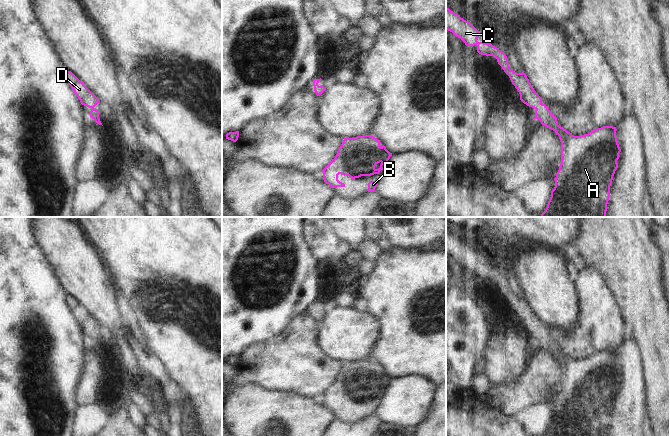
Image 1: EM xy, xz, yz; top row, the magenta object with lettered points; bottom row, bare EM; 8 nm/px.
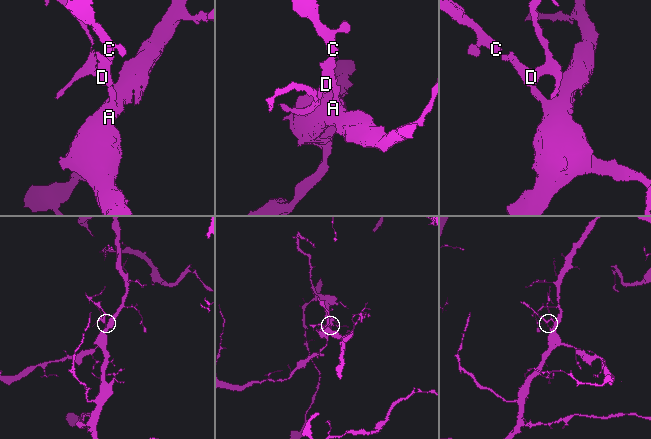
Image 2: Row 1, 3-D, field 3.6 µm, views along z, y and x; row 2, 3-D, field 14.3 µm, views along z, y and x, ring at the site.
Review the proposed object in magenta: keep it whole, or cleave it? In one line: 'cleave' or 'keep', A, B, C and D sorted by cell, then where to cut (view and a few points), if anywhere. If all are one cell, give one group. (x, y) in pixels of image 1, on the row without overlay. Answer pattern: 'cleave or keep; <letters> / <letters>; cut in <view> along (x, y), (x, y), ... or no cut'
keep; A B C D; no cut

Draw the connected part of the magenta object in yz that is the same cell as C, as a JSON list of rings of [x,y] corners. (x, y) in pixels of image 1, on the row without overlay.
[[[446,232],[446,253],[466,270],[476,269],[479,278],[496,282],[519,316],[520,324],[535,333],[534,343],[559,360],[561,388],[544,436],[606,436],[621,376],[616,351],[603,350],[588,358],[574,360],[558,349],[557,342],[542,327],[526,298],[511,294],[506,278],[497,271],[478,266],[479,255],[449,232]]]

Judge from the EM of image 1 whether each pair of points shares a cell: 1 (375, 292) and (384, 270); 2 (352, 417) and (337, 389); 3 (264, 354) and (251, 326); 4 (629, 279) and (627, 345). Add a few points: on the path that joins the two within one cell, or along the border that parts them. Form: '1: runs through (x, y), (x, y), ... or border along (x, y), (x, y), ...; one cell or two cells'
1: runs through (380, 287), (384, 283), (384, 275); one cell
2: runs through (352, 410), (352, 404), (344, 396); one cell
3: border along (281, 332), (251, 345), (239, 354); two cells
4: border along (625, 336), (636, 344), (640, 350), (641, 358); two cells

